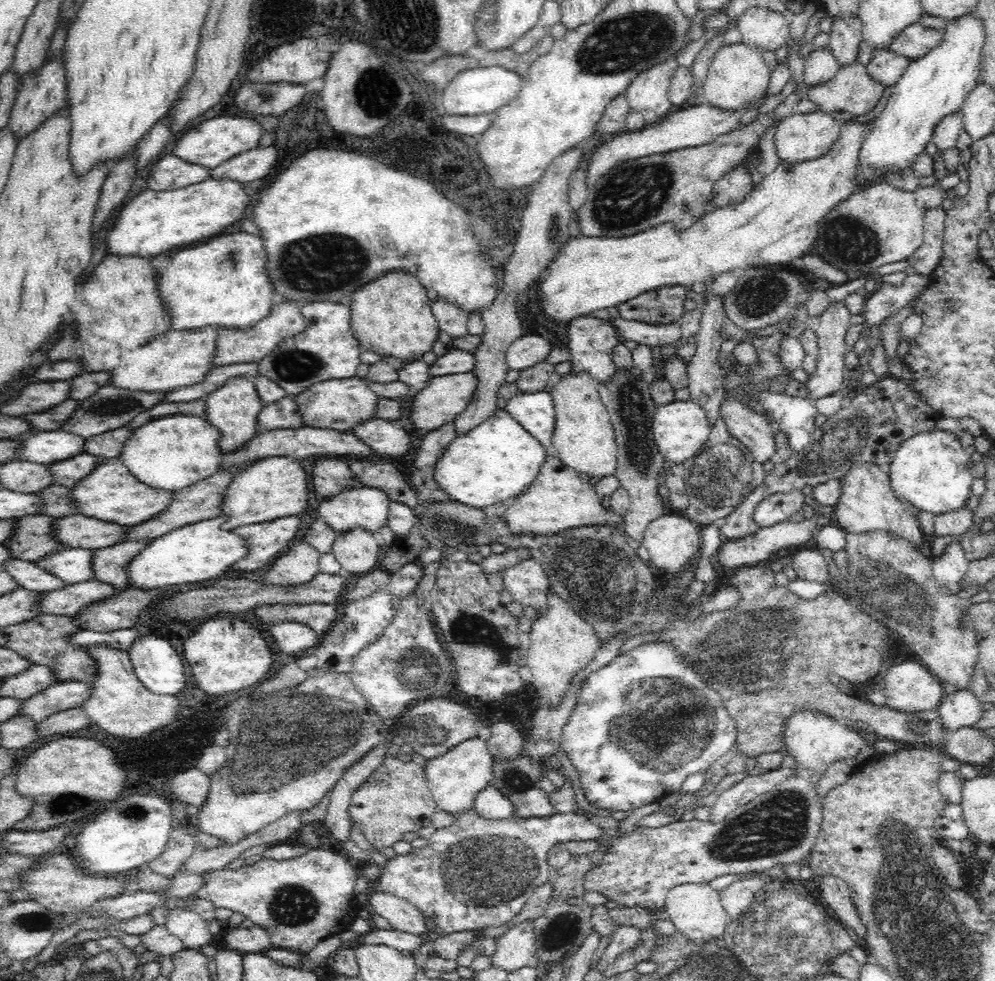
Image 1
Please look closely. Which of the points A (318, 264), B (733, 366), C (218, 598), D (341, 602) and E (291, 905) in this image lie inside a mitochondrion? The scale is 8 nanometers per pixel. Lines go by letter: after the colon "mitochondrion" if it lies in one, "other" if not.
A: mitochondrion
B: other
C: mitochondrion
D: other
E: mitochondrion

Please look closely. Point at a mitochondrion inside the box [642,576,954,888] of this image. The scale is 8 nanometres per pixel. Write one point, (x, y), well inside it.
(754, 645)

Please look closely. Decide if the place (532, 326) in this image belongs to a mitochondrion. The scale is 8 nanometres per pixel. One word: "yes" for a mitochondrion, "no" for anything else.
yes

